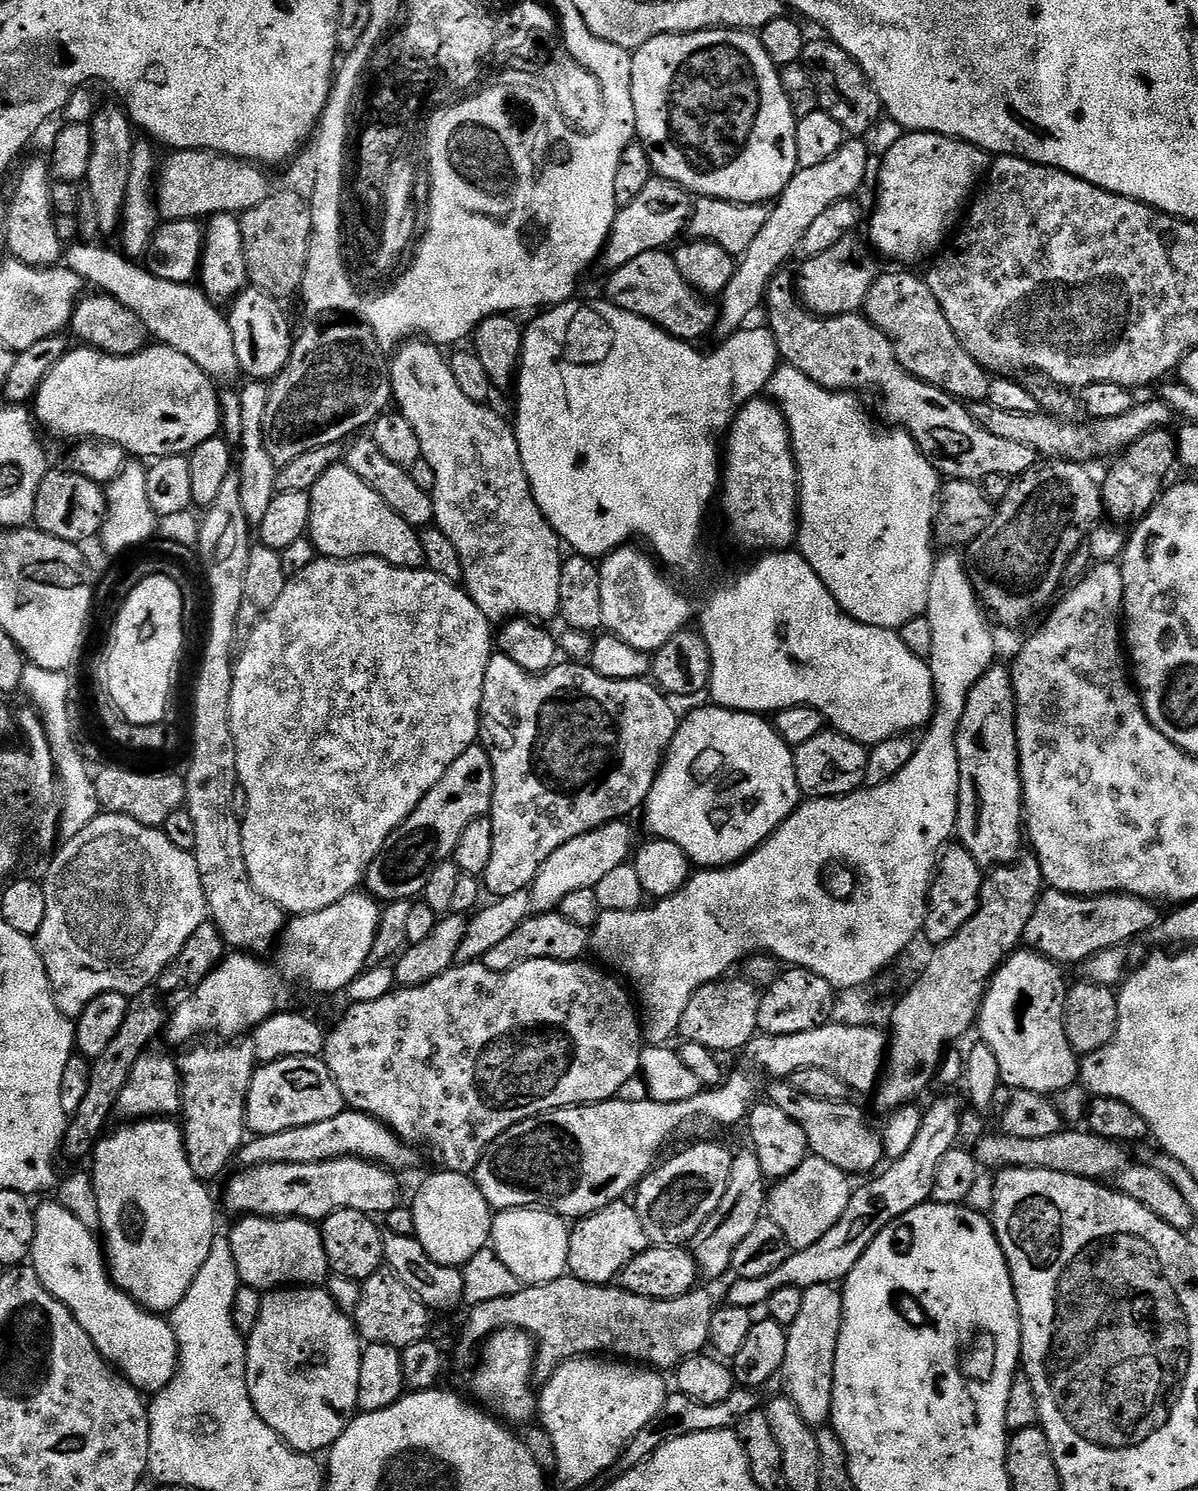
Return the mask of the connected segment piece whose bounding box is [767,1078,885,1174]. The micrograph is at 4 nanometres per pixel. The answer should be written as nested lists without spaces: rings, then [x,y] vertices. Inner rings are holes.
[[[784,1078],[769,1084],[772,1085],[768,1088],[767,1099],[778,1106],[778,1110],[786,1110],[786,1114],[790,1114],[790,1118],[794,1118],[794,1122],[802,1128],[811,1155],[826,1158],[826,1162],[849,1174],[875,1173],[881,1167],[880,1160],[885,1159],[884,1141],[881,1133],[872,1129],[867,1114],[858,1105],[843,1100],[822,1102],[818,1098],[809,1098]]]

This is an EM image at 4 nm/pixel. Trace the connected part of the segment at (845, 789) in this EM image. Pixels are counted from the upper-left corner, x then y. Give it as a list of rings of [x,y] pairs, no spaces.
[[[835,730],[814,734],[810,742],[802,742],[792,753],[796,781],[805,797],[821,800],[831,796],[845,796],[865,787],[868,748]]]

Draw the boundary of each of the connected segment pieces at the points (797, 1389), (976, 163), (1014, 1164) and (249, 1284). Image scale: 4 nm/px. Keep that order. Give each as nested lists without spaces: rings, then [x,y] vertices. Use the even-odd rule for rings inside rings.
[[[831,1284],[804,1289],[802,1311],[790,1325],[786,1342],[786,1362],[782,1381],[786,1395],[798,1406],[798,1414],[807,1424],[824,1426],[832,1419],[834,1394],[834,1358],[838,1350],[838,1334],[842,1330],[844,1298],[839,1287]]]
[[[936,132],[904,134],[884,156],[880,197],[876,200],[876,213],[872,216],[871,247],[881,257],[901,260],[904,266],[916,266],[912,264],[926,259],[928,255],[931,257],[945,243],[944,235],[952,227],[957,227],[961,219],[960,207],[964,203],[965,207],[977,191],[976,176],[983,177],[989,167],[989,153],[974,144],[967,144],[965,140],[940,136]]]
[[[1062,1130],[1058,1134],[1050,1134],[1050,1138],[1014,1138],[997,1134],[984,1136],[974,1145],[976,1160],[981,1169],[1003,1170],[1006,1168],[1025,1168],[1026,1170],[1054,1170],[1058,1174],[1066,1174],[1077,1180],[1107,1181],[1119,1176],[1123,1168],[1127,1168],[1130,1157],[1125,1149],[1115,1140],[1107,1140],[1087,1130]]]
[[[241,1216],[232,1232],[227,1233],[230,1250],[234,1250],[234,1266],[238,1266],[240,1283],[255,1292],[267,1294],[281,1286],[320,1286],[329,1279],[323,1234],[313,1221],[299,1220],[296,1216]]]

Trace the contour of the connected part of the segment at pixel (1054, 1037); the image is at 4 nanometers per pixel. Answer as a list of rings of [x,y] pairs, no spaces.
[[[1017,950],[1001,964],[1000,969],[992,975],[992,981],[988,983],[988,992],[984,995],[984,1000],[980,1004],[980,1015],[978,1017],[978,1032],[980,1028],[979,1039],[986,1046],[990,1046],[990,1050],[994,1050],[994,1058],[998,1060],[998,1070],[1000,1071],[1000,1082],[1005,1088],[1013,1089],[1017,1092],[1022,1090],[1030,1090],[1037,1092],[1046,1097],[1051,1097],[1053,1093],[1065,1090],[1078,1080],[1078,1057],[1075,1050],[1070,1046],[1070,1042],[1066,1038],[1066,1026],[1064,1025],[1064,1003],[1068,997],[1068,988],[1064,984],[1064,976],[1061,965],[1053,964],[1044,956],[1039,956],[1037,952],[1031,950]]]

